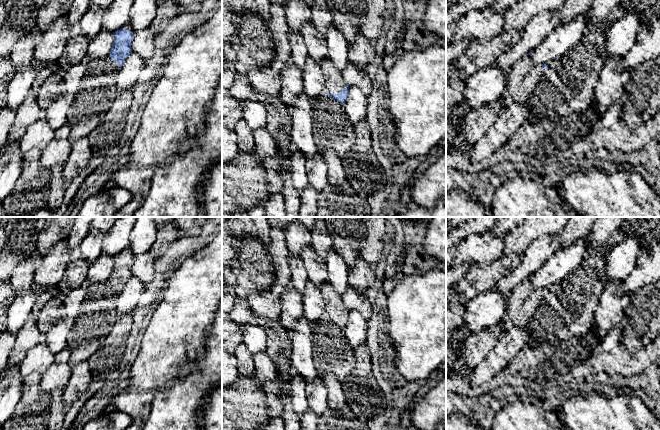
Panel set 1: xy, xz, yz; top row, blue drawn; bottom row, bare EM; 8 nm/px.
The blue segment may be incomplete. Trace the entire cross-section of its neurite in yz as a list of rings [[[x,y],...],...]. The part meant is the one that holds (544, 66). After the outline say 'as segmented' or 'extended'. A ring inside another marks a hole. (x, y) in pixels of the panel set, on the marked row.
[[[529,53],[518,60],[511,68],[507,86],[499,97],[501,112],[514,103],[526,102],[547,68],[545,64],[535,66]]]; extended

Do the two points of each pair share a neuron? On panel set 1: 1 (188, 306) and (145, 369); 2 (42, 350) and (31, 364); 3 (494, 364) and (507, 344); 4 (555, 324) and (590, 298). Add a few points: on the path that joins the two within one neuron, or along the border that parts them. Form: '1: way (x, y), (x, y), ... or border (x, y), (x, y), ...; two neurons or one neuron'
1: way (179, 322), (170, 332), (164, 350), (161, 353); one neuron
2: way (41, 353), (34, 361); one neuron
3: way (497, 359), (506, 349); one neuron
4: way (564, 324), (581, 307); one neuron

